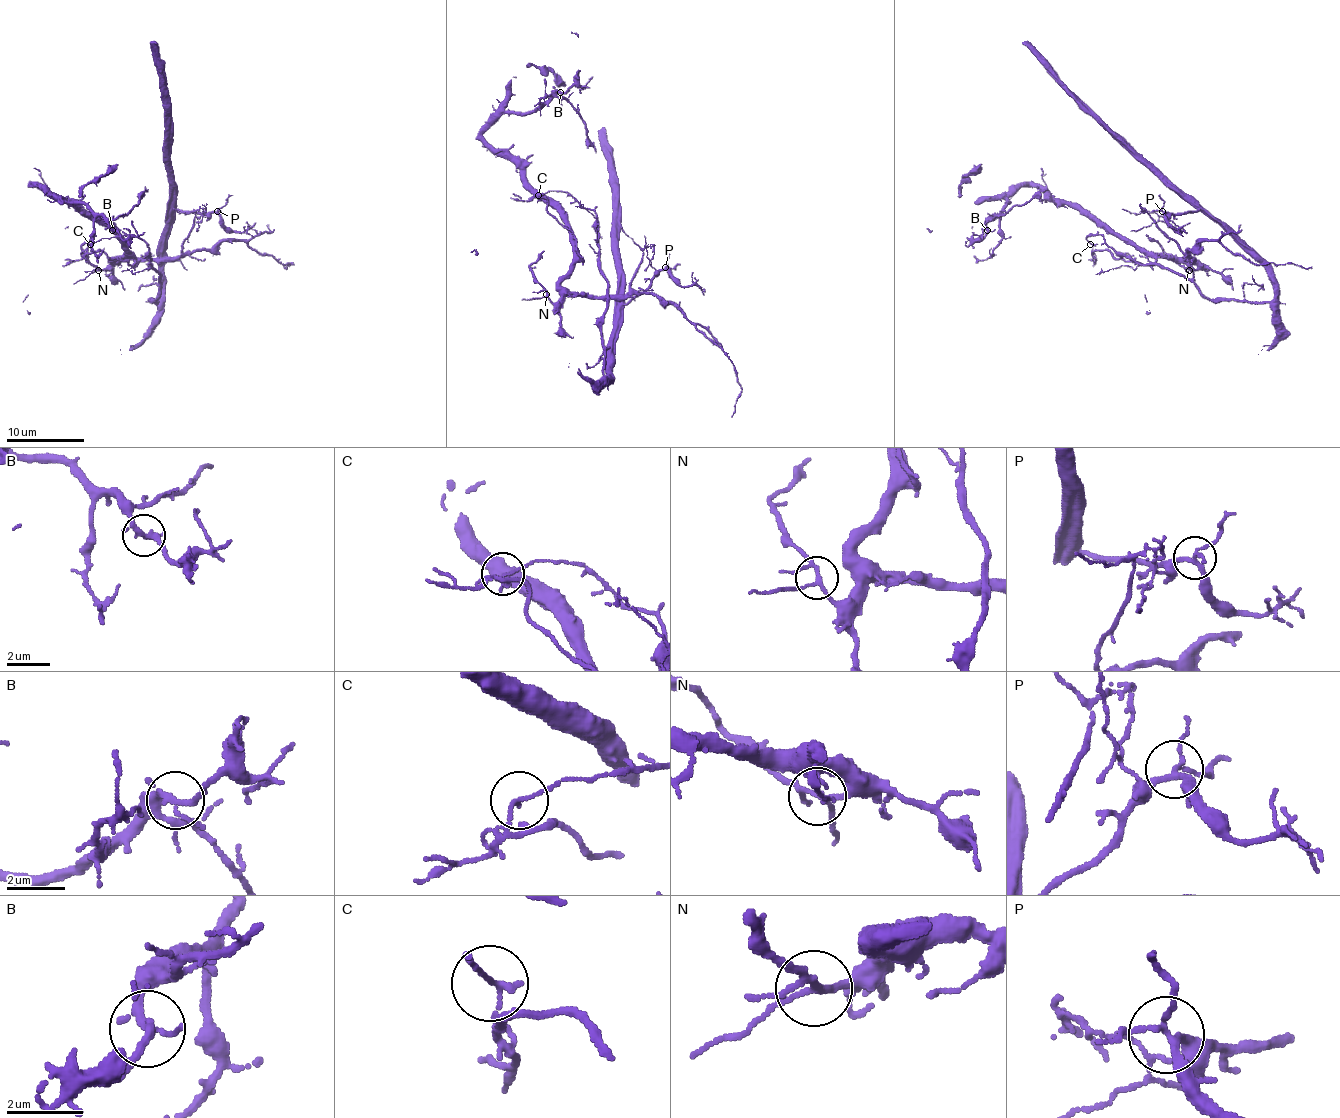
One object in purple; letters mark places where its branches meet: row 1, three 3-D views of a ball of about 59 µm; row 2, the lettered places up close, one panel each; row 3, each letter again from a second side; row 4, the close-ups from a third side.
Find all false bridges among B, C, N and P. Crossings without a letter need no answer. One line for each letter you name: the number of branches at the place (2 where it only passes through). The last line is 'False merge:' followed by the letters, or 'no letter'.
C: 2 branches meet
False merge: C

